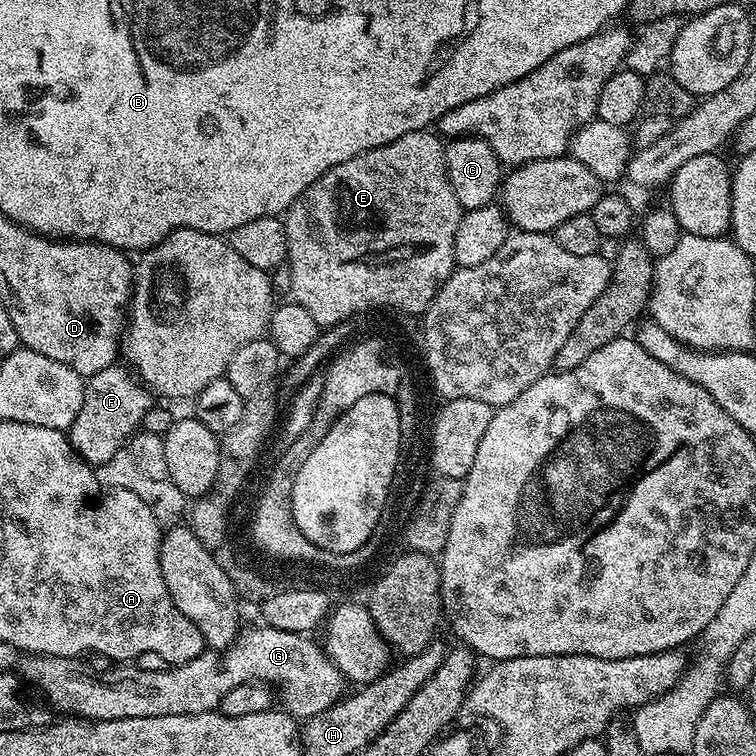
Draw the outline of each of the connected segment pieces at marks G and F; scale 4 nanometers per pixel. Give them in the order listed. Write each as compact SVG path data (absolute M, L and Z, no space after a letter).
M267 626L245 627L239 631L236 640L224 651L205 650L190 662L160 668L132 668L136 666L112 666L109 672L95 676L84 668L84 660L71 656L37 656L28 654L19 661L18 675L25 685L37 688L44 695L43 703L53 713L81 720L117 720L118 718L154 718L170 714L202 714L219 709L223 696L235 687L252 681L263 681L278 693L283 711L289 716L309 718L321 714L345 695L346 681L338 666L324 653L319 643L312 641L311 635L290 634L286 630L274 630Z
M113 366L98 370L84 381L84 401L78 418L67 428L68 443L89 466L104 464L136 435L143 418L154 406L154 396L127 367Z

